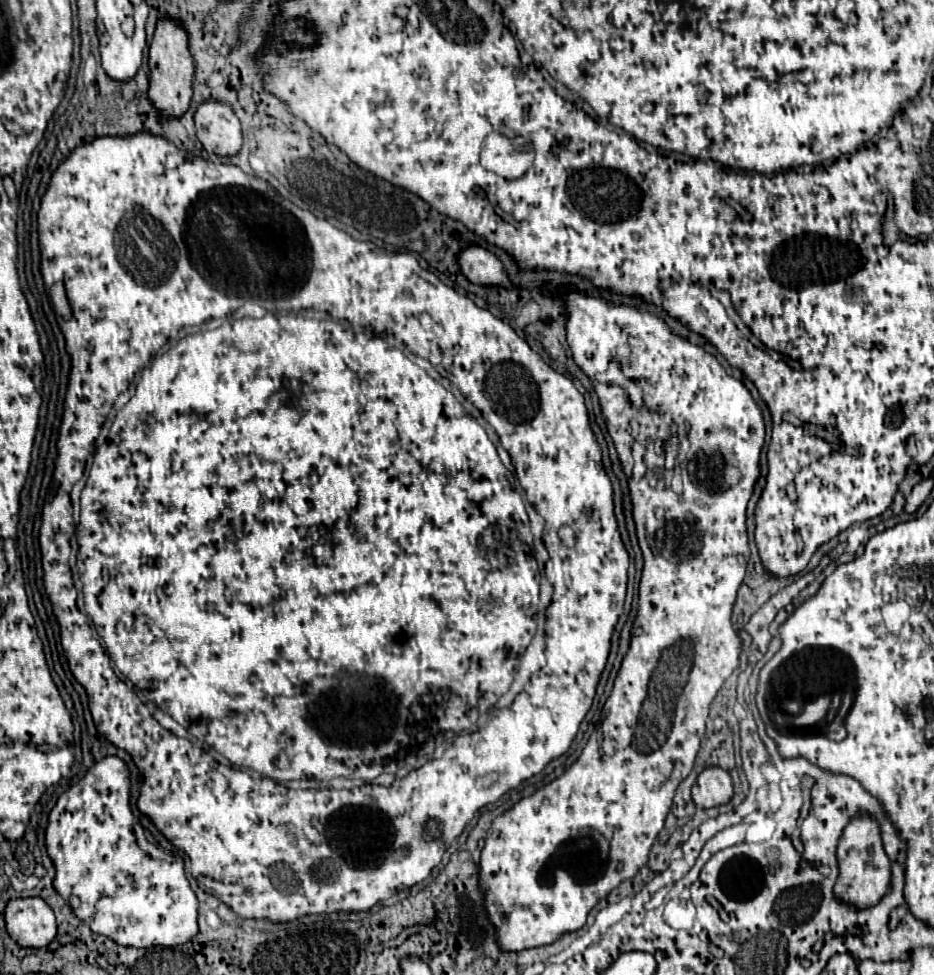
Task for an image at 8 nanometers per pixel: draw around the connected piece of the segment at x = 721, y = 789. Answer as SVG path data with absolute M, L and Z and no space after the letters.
M707 767L697 777L697 787L693 787L693 801L697 807L719 807L729 803L733 797L731 775L721 767Z

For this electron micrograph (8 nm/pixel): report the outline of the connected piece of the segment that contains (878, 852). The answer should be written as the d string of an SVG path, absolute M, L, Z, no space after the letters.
M857 813L855 817L851 817L837 845L837 861L839 861L839 879L835 883L835 895L841 901L853 907L869 907L875 905L889 889L891 863L883 849L879 823L869 813Z

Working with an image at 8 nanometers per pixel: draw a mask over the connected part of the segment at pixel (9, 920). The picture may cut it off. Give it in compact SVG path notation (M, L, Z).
M41 897L13 899L5 907L7 933L21 947L47 947L57 935L53 909Z

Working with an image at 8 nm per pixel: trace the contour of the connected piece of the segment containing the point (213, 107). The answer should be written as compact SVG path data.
M203 101L195 113L197 137L215 155L235 155L241 149L241 125L233 109L221 101Z

